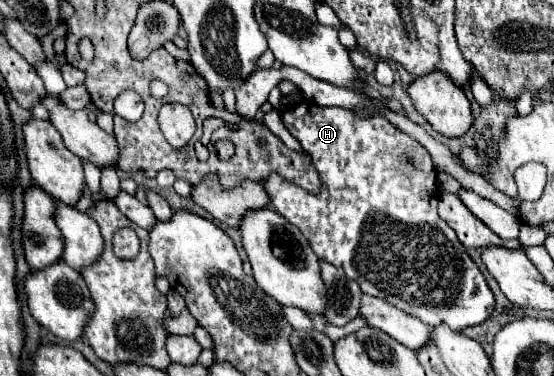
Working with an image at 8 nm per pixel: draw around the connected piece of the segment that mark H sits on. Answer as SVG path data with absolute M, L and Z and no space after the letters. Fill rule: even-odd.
M302 100L298 104L292 104L292 108L284 110L282 112L282 122L284 126L290 130L290 134L294 138L300 140L302 148L308 152L308 156L312 158L312 164L314 168L318 170L318 176L320 176L320 182L322 182L322 188L318 194L310 194L306 190L302 190L300 186L292 184L292 182L286 182L284 178L280 176L270 176L266 182L264 182L264 188L268 190L270 194L270 202L272 206L276 208L278 214L282 214L290 224L298 226L306 236L308 236L308 242L312 244L312 250L322 258L322 260L328 260L330 264L334 266L342 266L346 276L350 280L356 280L358 286L362 288L364 294L370 294L370 296L376 296L376 298L382 298L390 304L394 304L396 308L402 308L404 312L420 318L424 324L430 324L430 326L438 326L438 324L446 324L450 326L452 330L464 330L468 326L476 326L476 324L482 324L484 320L490 318L492 310L494 310L494 294L490 290L490 286L486 284L486 278L482 276L482 272L478 270L478 266L474 264L474 260L468 256L466 248L462 246L462 242L456 238L454 230L438 216L436 212L436 206L438 206L438 182L436 182L436 168L430 160L430 154L424 146L420 146L414 138L410 138L408 134L400 132L398 128L394 128L388 120L384 120L382 116L370 116L370 118L358 118L354 116L352 110L344 110L344 108L318 108L318 104L312 104L308 100Z

